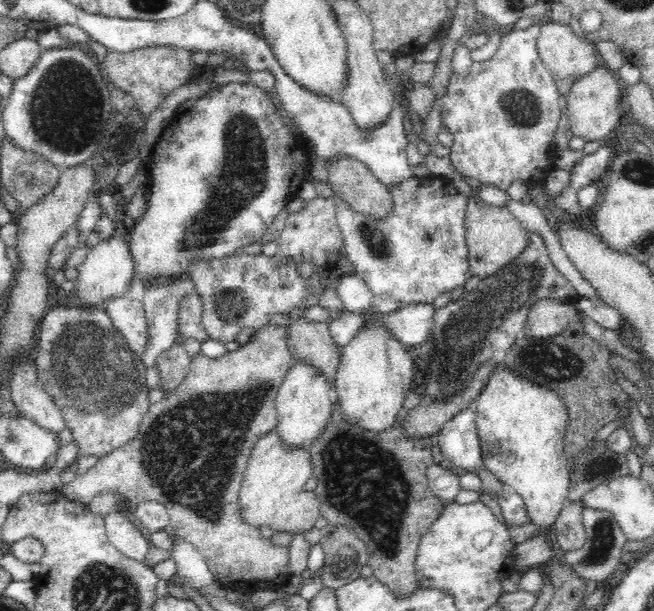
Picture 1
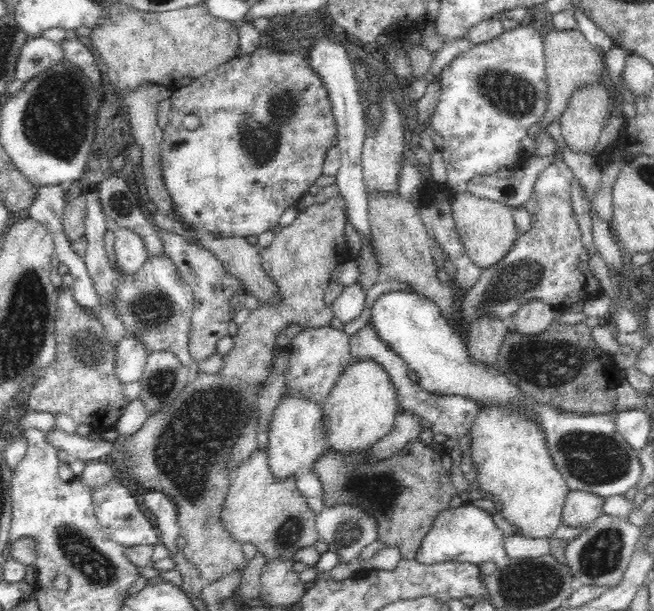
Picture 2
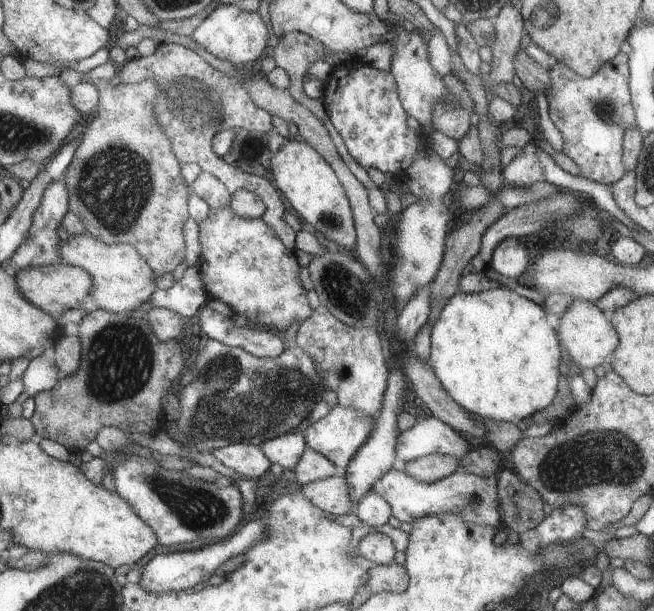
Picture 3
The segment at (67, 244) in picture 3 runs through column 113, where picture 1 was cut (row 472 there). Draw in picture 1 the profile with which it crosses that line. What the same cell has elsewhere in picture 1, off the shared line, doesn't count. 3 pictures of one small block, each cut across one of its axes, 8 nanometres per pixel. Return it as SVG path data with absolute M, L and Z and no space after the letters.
M276 430L260 437L252 450L248 470L240 488L239 504L242 524L269 526L273 532L308 534L321 517L320 501L314 490L304 490L303 486L313 476L311 457L303 448L285 450Z

